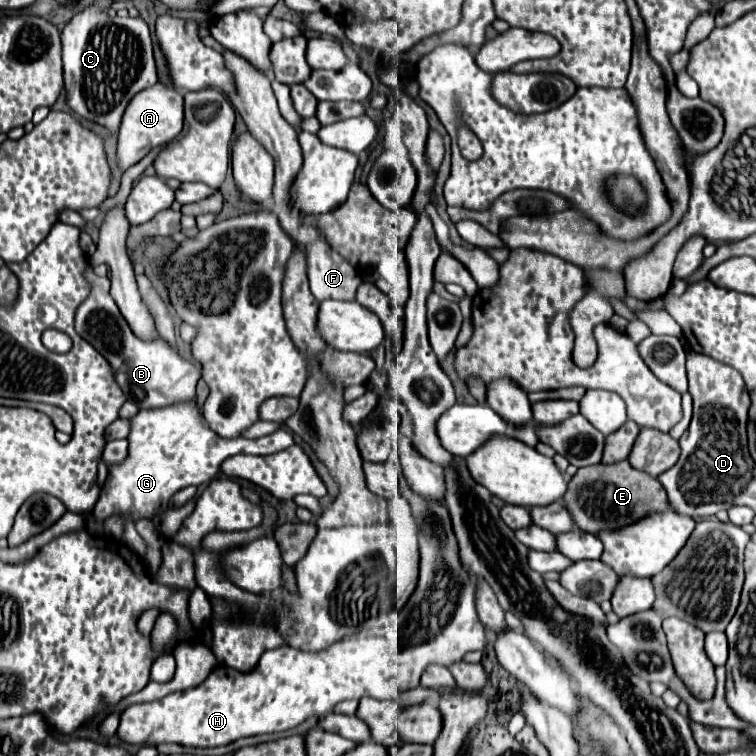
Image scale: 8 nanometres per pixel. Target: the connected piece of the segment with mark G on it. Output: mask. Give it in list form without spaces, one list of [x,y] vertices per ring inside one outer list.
[[[196,397],[190,401],[180,401],[158,409],[142,409],[136,417],[130,419],[130,423],[128,419],[118,418],[104,433],[106,441],[128,436],[130,449],[128,449],[128,459],[122,465],[110,467],[106,487],[92,511],[96,521],[104,521],[114,513],[124,513],[130,519],[154,517],[156,513],[166,511],[168,501],[176,491],[188,485],[210,483],[218,475],[220,465],[226,457],[236,453],[270,455],[294,445],[294,435],[288,429],[278,429],[276,433],[260,439],[246,439],[246,437],[234,441],[220,439],[208,427]]]

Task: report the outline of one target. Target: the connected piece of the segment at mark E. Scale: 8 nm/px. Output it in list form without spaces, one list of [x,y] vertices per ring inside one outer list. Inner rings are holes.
[[[628,461],[612,463],[612,465],[590,465],[578,469],[578,473],[568,483],[568,493],[564,495],[564,505],[572,511],[576,525],[586,533],[600,531],[616,531],[628,527],[650,513],[668,511],[668,495],[658,479],[648,475],[646,471],[634,469]]]

